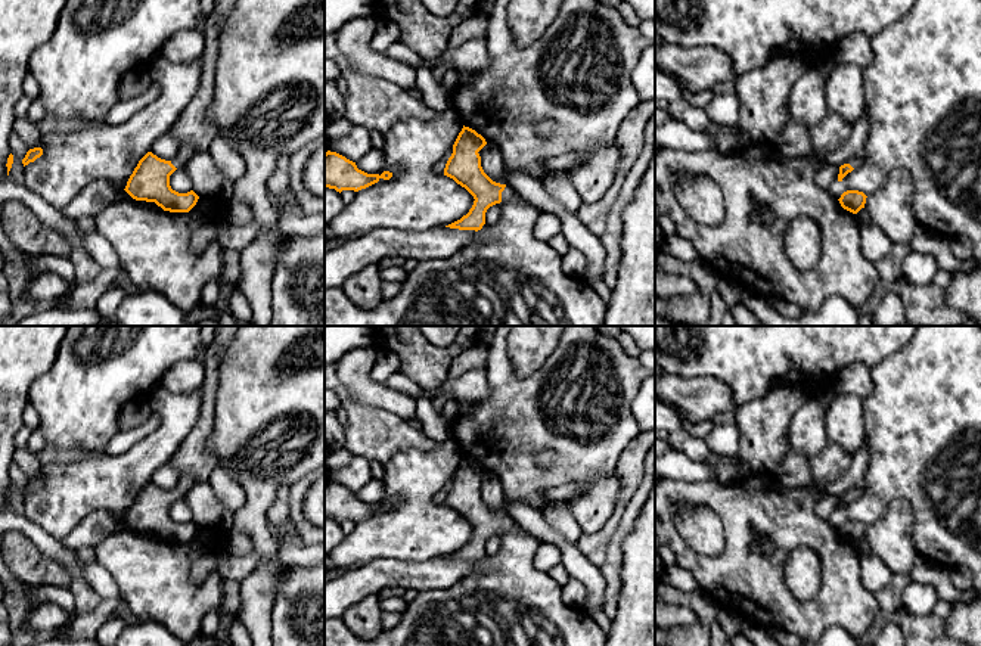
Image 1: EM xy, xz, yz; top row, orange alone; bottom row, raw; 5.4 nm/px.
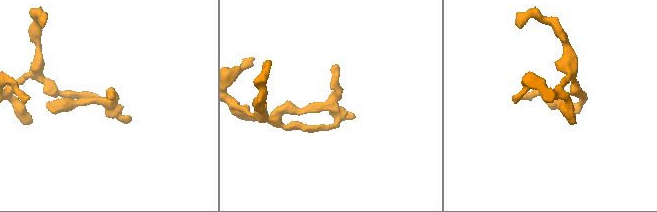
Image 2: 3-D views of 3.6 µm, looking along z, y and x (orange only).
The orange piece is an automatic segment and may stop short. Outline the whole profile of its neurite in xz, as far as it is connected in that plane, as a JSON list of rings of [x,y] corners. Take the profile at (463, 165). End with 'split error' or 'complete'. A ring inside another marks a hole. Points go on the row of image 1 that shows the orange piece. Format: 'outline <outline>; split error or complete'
outline [[[463,125],[446,164],[444,176],[465,187],[475,201],[466,215],[446,227],[478,232],[485,224],[485,212],[490,206],[500,202],[524,201],[509,184],[496,183],[484,173],[478,152],[485,145],[481,134]]]; split error

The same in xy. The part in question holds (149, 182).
outline [[[180,145],[174,159],[165,161],[148,152],[130,176],[125,192],[136,201],[155,202],[164,211],[189,212],[199,196],[190,190],[178,193],[170,186],[170,176],[181,170],[198,150],[192,145]]]; split error

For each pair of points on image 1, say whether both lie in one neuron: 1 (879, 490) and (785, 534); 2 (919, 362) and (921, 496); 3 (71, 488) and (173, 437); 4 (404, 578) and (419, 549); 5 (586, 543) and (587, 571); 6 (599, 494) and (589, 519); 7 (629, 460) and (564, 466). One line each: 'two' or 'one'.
1: two
2: one
3: one
4: two
5: two
6: one
7: two

